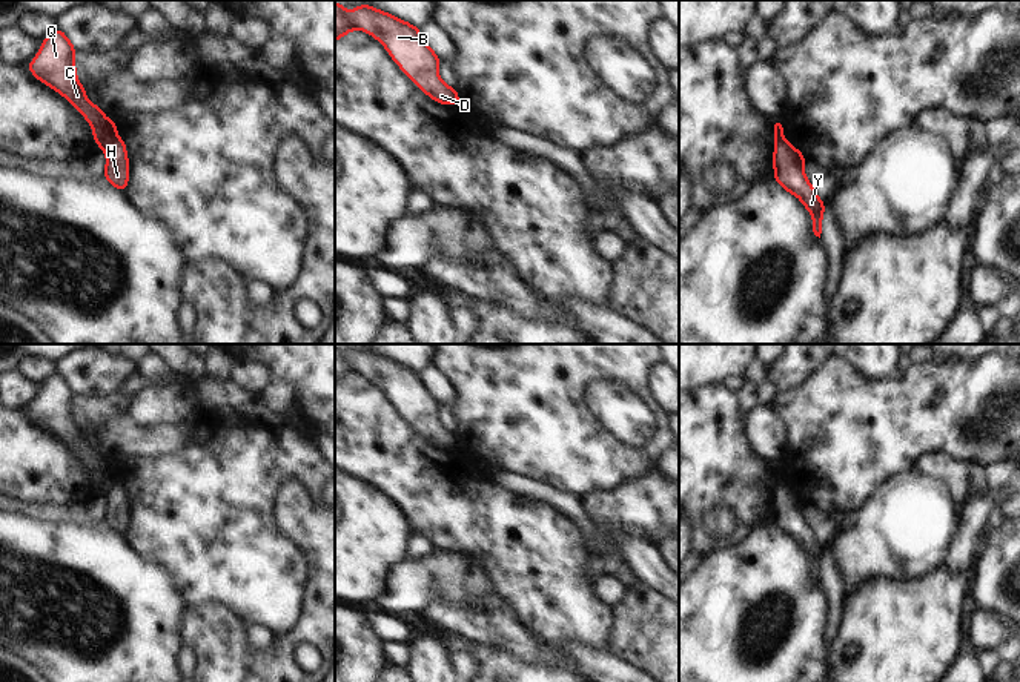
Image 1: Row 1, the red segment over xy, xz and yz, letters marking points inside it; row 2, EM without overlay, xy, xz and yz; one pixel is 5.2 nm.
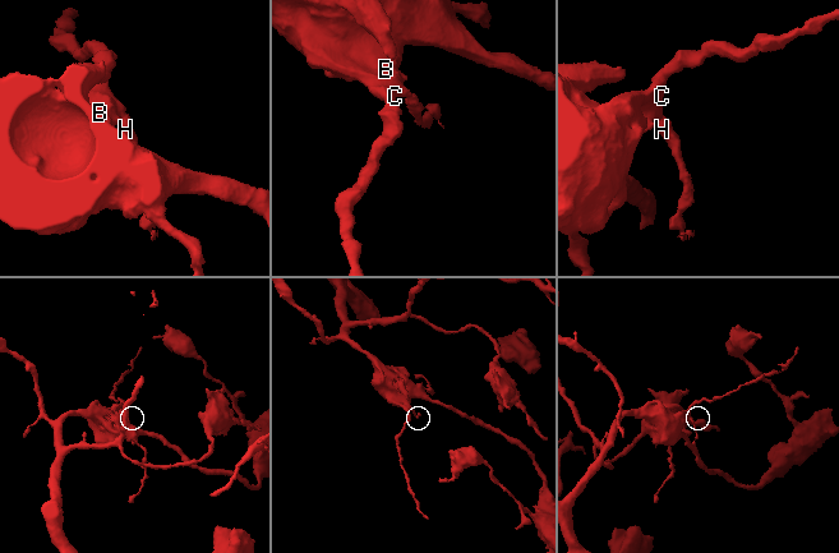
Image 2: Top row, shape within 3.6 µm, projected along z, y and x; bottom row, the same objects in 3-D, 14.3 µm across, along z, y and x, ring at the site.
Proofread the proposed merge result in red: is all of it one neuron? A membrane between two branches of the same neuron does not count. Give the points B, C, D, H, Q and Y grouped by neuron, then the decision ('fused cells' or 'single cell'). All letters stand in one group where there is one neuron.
B C D Q / H Y | fused cells

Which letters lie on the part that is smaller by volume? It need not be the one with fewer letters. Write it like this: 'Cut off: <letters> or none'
Cut off: H, Y

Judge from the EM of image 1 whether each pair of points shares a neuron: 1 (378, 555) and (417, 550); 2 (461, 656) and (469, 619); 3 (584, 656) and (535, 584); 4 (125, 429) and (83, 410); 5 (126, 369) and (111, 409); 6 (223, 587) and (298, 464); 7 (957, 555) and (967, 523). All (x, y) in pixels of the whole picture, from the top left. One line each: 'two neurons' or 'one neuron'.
1: two neurons
2: two neurons
3: two neurons
4: two neurons
5: two neurons
6: one neuron
7: one neuron

